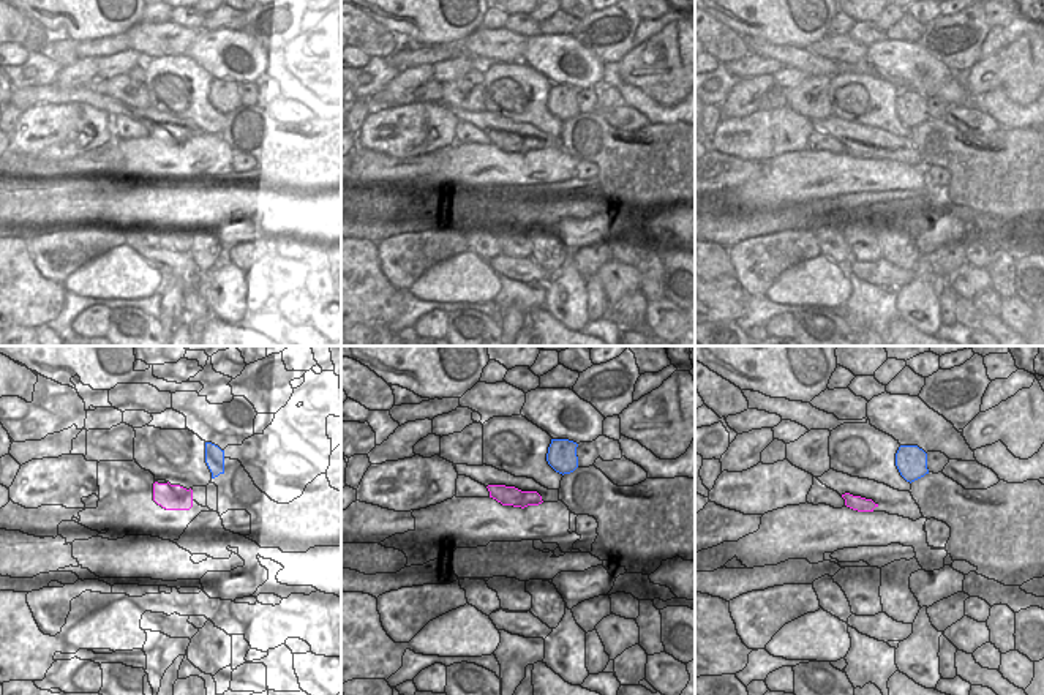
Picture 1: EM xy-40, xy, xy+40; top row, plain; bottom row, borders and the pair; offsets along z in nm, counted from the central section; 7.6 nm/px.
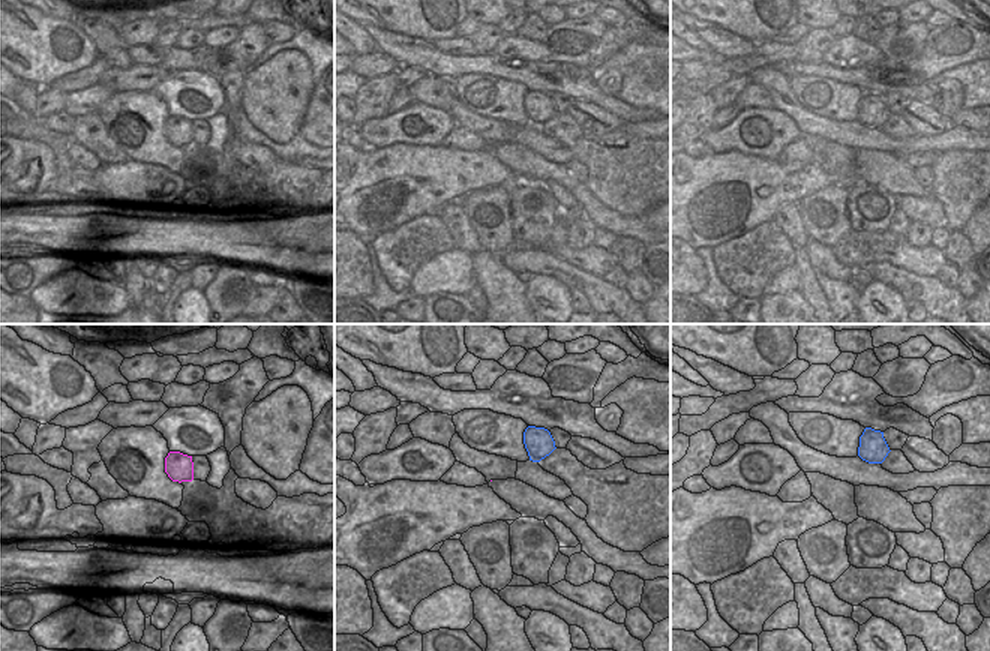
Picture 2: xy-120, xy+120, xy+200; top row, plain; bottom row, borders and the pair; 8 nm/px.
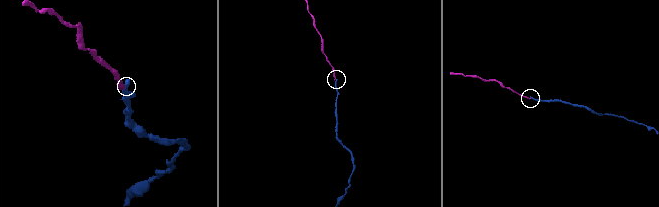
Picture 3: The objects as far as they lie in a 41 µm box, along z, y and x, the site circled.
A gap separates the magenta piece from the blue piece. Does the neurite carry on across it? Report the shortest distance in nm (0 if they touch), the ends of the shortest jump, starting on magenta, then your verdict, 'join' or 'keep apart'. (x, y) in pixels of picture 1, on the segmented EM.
180 nm apart; from magenta across xy-40 (191, 490), (212, 477); join

